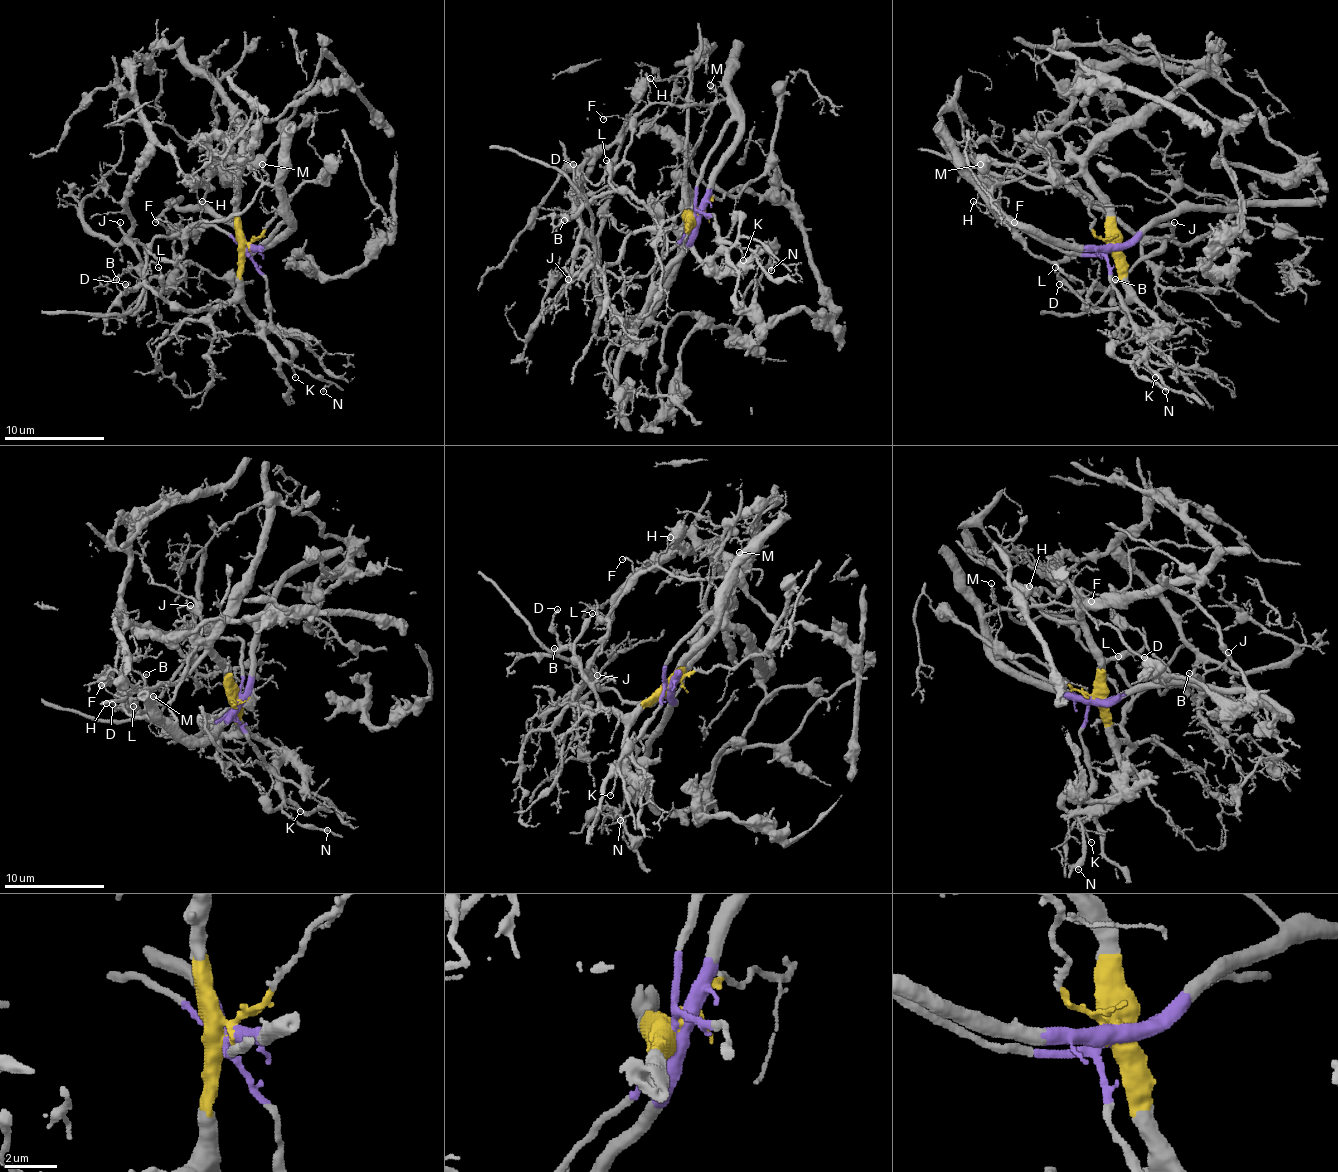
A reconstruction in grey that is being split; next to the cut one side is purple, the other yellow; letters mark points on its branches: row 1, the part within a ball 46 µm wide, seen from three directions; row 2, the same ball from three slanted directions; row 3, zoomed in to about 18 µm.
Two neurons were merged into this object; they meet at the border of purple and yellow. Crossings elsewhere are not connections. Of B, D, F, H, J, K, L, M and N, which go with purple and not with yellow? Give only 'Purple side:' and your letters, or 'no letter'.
Purple side: F, H, J, M

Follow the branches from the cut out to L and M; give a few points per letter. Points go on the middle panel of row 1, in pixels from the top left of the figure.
L: (693, 218), (686, 230), (665, 230), (640, 203), (620, 192), (610, 182), (610, 162), (605, 160)
M: (693, 218), (701, 165), (731, 117), (731, 97), (718, 99), (711, 84)

